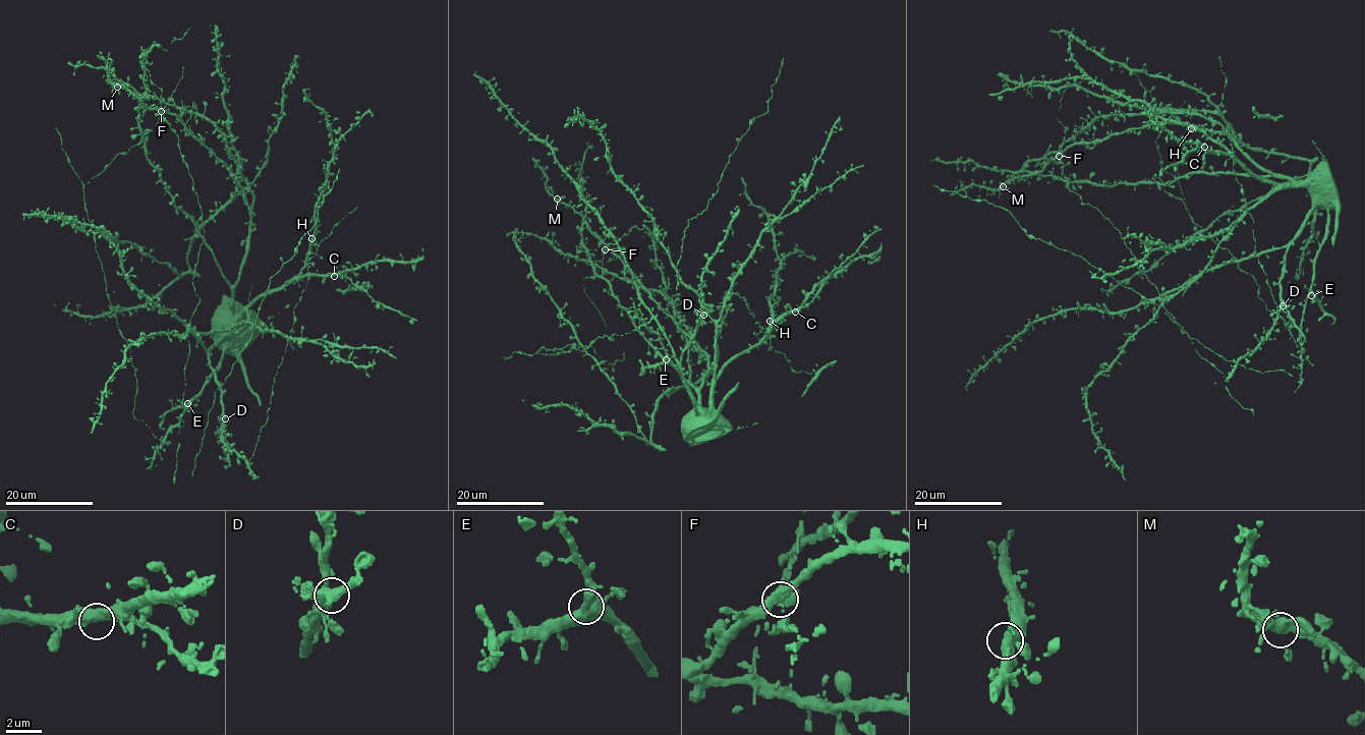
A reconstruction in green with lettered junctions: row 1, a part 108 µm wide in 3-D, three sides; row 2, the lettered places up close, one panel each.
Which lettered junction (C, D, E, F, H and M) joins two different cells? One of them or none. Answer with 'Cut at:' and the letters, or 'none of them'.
Cut at: none of them

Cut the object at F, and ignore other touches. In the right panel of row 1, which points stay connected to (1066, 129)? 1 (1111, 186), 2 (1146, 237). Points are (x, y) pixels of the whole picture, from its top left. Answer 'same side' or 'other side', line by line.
1: other side
2: other side

